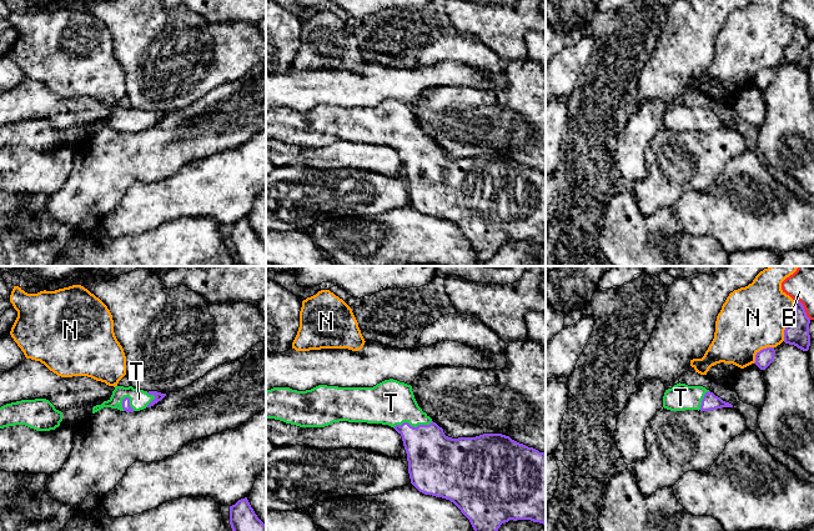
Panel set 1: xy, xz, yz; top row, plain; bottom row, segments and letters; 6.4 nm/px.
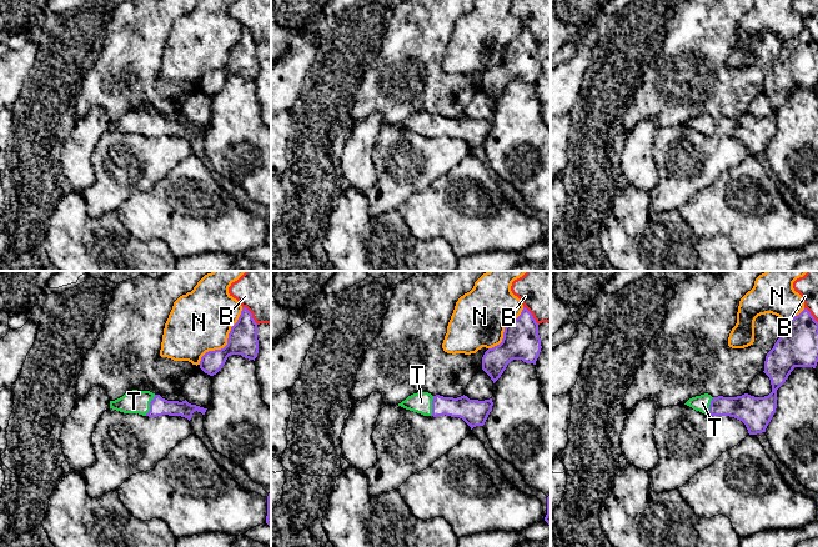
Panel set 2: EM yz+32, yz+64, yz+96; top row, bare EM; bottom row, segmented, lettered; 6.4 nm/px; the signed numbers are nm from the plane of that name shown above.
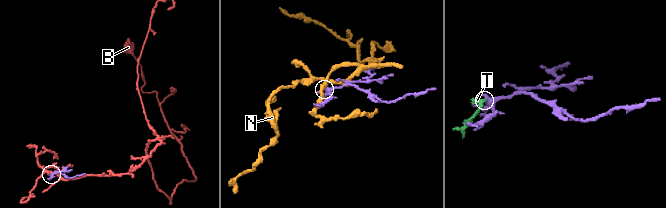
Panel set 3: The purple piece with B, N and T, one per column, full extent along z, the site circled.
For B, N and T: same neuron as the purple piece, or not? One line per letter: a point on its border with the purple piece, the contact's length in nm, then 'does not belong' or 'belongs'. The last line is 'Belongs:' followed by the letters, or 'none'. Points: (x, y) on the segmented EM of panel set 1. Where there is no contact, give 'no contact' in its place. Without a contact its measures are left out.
B: yz (803, 307) | 170 nm | does not belong
N: yz (789, 321) | 260 nm | does not belong
T: xz (412, 426) | 260 nm | belongs
Belongs: T

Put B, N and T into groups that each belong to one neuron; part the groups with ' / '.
B / N / T

